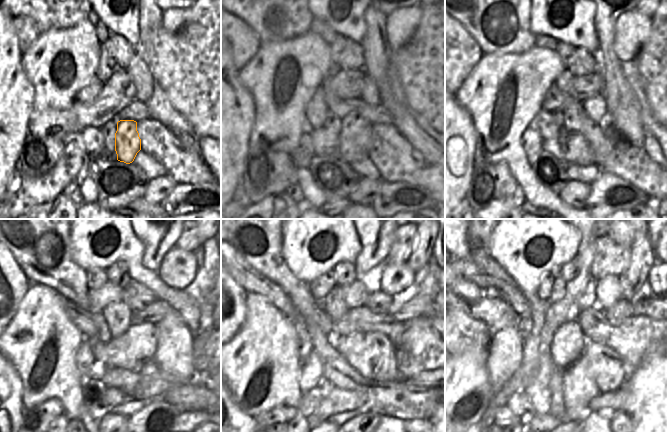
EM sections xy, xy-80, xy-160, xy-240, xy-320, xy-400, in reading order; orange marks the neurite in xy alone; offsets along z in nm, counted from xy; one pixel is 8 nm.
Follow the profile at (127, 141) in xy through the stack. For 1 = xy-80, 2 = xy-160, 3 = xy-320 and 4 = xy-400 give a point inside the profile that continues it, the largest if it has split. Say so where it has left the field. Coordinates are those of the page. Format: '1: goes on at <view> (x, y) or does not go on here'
1: goes on at xy-80 (355, 133)
2: goes on at xy-160 (576, 118)
3: goes on at xy-320 (334, 305)
4: goes on at xy-400 (558, 290)

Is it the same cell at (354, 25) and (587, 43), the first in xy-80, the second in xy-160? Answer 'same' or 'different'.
same

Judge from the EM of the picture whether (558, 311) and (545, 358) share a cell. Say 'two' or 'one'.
one

